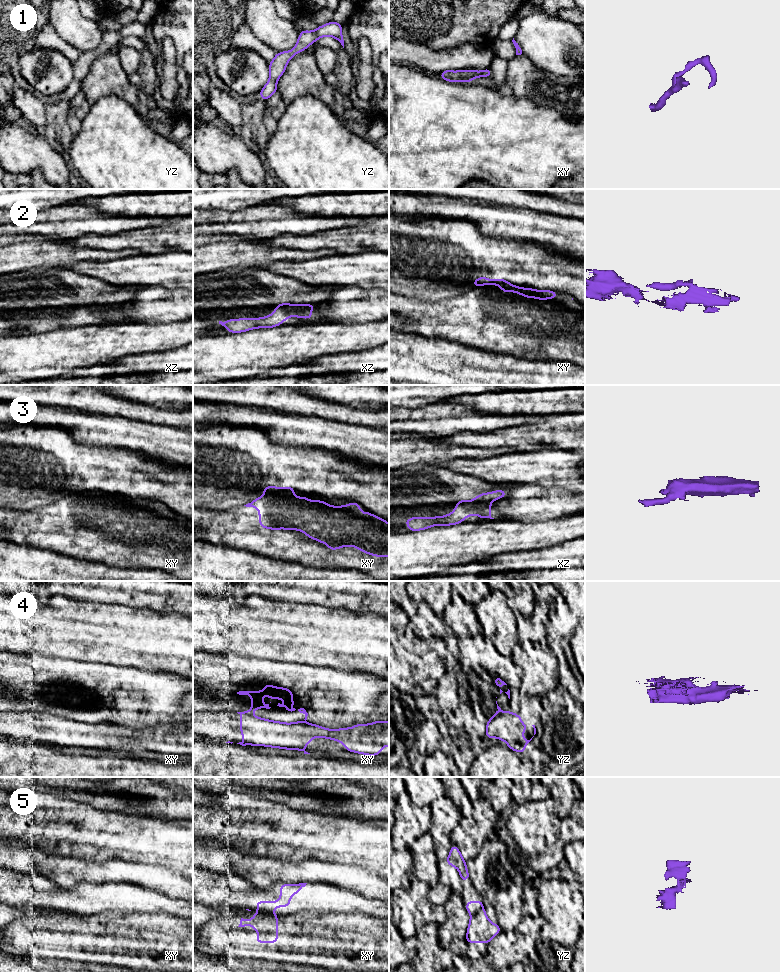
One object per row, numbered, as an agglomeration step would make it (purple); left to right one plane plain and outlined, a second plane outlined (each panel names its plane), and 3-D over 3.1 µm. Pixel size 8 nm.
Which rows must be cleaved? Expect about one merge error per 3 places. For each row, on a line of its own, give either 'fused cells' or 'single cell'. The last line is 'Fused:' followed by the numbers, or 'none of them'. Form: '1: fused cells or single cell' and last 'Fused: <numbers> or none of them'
1: single cell
2: fused cells
3: fused cells
4: fused cells
5: fused cells
Fused: 2, 3, 4, 5

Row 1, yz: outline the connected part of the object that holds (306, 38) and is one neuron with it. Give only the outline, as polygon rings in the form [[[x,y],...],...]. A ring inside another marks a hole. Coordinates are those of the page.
[[[331,21],[323,26],[318,26],[315,31],[302,30],[295,47],[290,51],[278,52],[274,59],[269,63],[270,76],[266,85],[259,92],[264,102],[277,92],[277,81],[285,72],[287,64],[298,52],[307,49],[313,42],[324,36],[337,39],[344,48],[342,37],[342,25]]]

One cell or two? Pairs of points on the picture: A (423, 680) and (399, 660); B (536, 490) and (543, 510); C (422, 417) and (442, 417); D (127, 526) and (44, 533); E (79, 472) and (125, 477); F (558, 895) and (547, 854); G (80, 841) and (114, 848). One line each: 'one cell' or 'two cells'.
A: one cell
B: one cell
C: one cell
D: one cell
E: one cell
F: two cells
G: one cell

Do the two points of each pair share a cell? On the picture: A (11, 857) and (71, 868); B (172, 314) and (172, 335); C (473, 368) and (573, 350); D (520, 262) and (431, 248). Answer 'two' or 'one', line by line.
A: one
B: two
C: two
D: one

